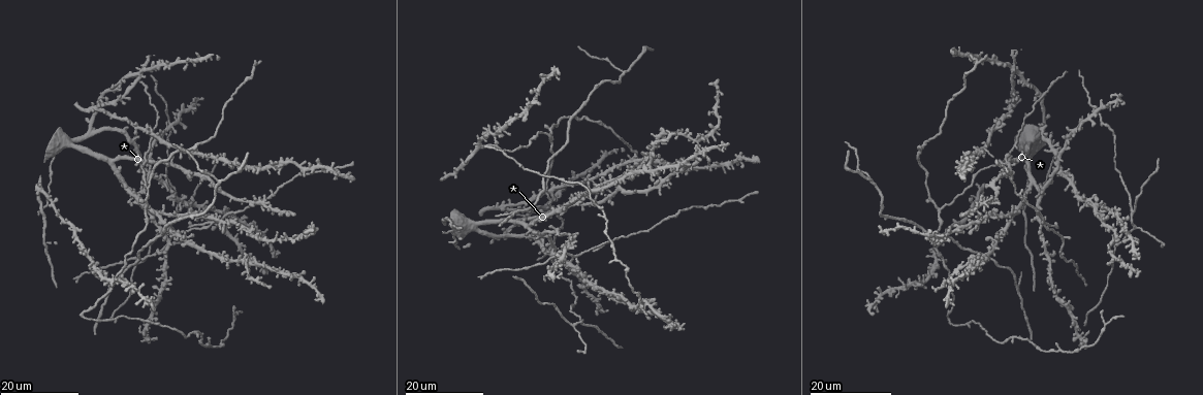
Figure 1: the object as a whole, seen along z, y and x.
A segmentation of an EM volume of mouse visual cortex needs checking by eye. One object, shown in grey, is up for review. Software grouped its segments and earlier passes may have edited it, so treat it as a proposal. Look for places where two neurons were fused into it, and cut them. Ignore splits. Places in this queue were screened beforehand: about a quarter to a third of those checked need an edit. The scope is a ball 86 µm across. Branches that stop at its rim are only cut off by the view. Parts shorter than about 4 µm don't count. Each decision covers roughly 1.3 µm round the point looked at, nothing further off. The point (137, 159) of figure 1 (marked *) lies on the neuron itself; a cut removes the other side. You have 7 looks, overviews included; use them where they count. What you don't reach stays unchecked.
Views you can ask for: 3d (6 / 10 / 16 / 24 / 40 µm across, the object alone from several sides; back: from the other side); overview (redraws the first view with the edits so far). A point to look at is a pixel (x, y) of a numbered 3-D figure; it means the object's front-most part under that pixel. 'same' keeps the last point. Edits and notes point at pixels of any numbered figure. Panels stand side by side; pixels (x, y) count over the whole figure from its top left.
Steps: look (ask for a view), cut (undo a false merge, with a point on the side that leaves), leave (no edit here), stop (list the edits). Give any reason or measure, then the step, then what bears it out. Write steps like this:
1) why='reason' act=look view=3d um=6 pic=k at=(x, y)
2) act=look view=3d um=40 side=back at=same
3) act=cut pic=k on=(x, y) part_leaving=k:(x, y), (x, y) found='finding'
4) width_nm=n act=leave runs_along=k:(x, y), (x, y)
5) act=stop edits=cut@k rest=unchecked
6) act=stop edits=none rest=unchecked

why='side arm on a straight run' act=look view=3d um=16 pic=1 at=(1131, 210)

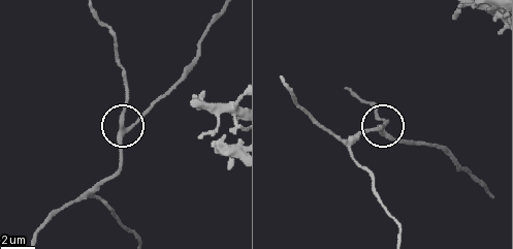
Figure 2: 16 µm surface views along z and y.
act=look view=3d um=6 pic=2 at=(389, 136)

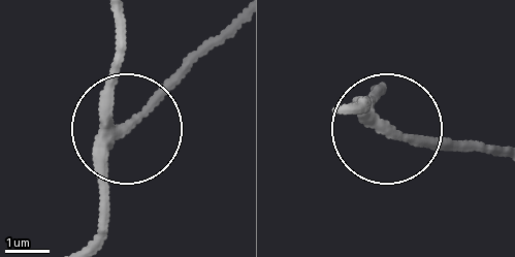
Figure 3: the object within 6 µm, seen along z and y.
act=leave runs_along=3:(115, 23), (115, 111), (125, 127), (221, 38) found='one neuron here'

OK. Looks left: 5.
act=look view=3d um=16 pic=1 at=(649, 169)

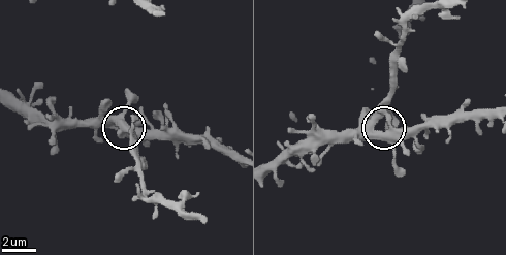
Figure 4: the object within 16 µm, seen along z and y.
act=look view=3d um=6 pic=4 at=(392, 128)

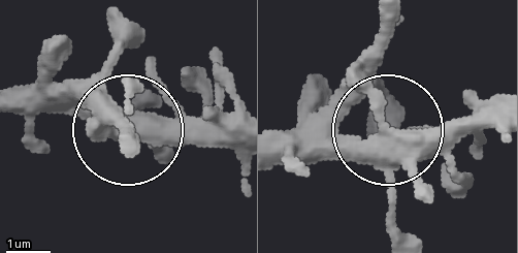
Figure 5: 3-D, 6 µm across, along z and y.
act=leave found='continuous, no second neuron'

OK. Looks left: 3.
why='side arm on a straight run' act=look view=3d um=16 pic=1 at=(938, 209)

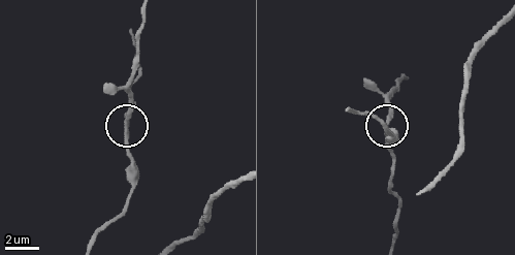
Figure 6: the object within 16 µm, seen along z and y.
act=look view=3d um=10 pic=6 at=(126, 120)

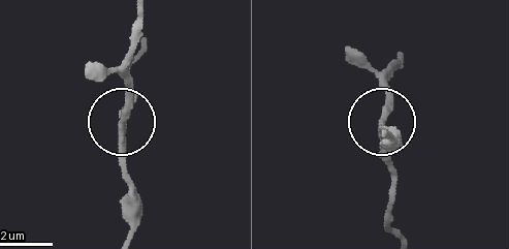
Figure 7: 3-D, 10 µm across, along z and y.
side_arm_um=64 act=leave found='continuous, no second neuron'

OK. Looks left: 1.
act=stop edits=none rest=unchecked

